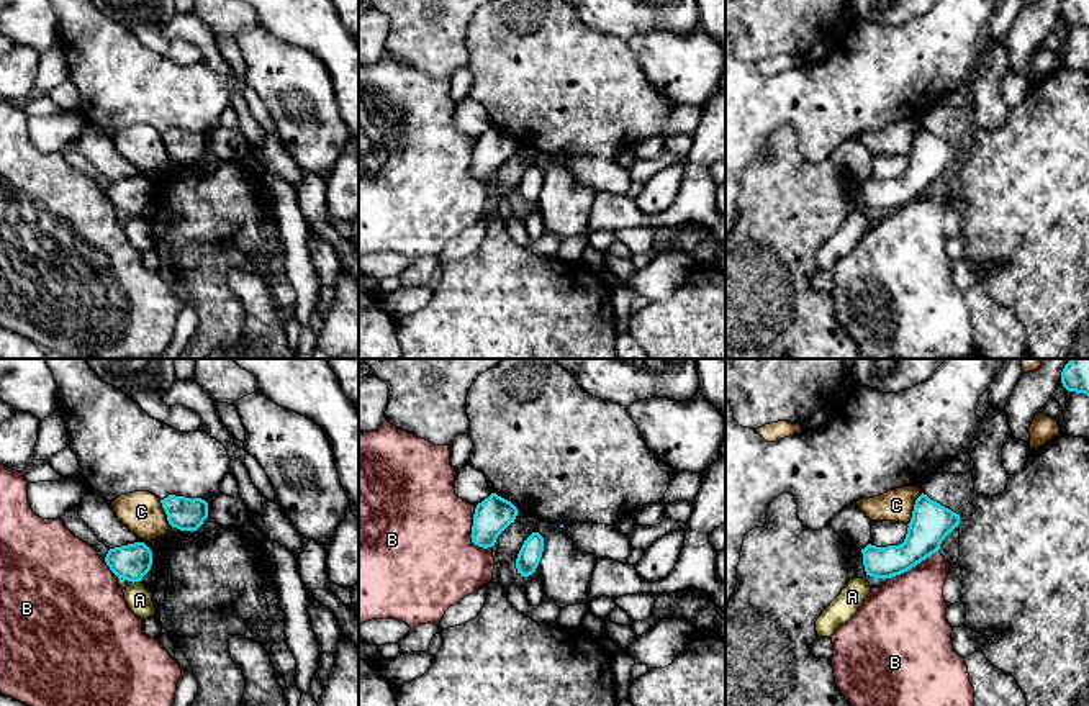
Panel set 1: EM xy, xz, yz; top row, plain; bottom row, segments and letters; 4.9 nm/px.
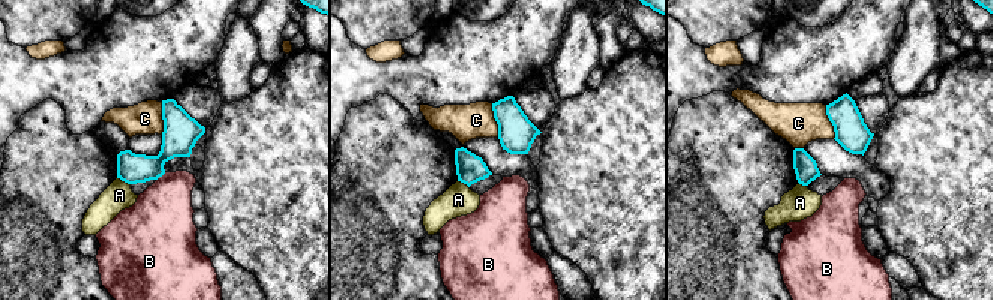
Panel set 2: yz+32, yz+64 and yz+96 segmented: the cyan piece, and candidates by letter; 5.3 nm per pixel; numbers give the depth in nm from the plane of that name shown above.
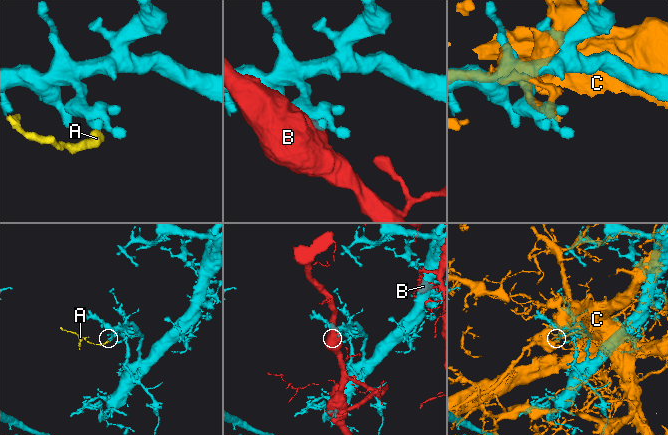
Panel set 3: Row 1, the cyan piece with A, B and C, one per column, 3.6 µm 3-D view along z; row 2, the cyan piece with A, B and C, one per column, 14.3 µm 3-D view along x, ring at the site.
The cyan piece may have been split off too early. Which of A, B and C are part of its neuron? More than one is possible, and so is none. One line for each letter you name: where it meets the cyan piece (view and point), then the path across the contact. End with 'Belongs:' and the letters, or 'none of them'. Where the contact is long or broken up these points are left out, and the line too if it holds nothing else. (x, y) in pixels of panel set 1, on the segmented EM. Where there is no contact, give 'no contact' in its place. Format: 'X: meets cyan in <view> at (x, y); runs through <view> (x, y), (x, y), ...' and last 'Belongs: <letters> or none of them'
Belongs: none of them

